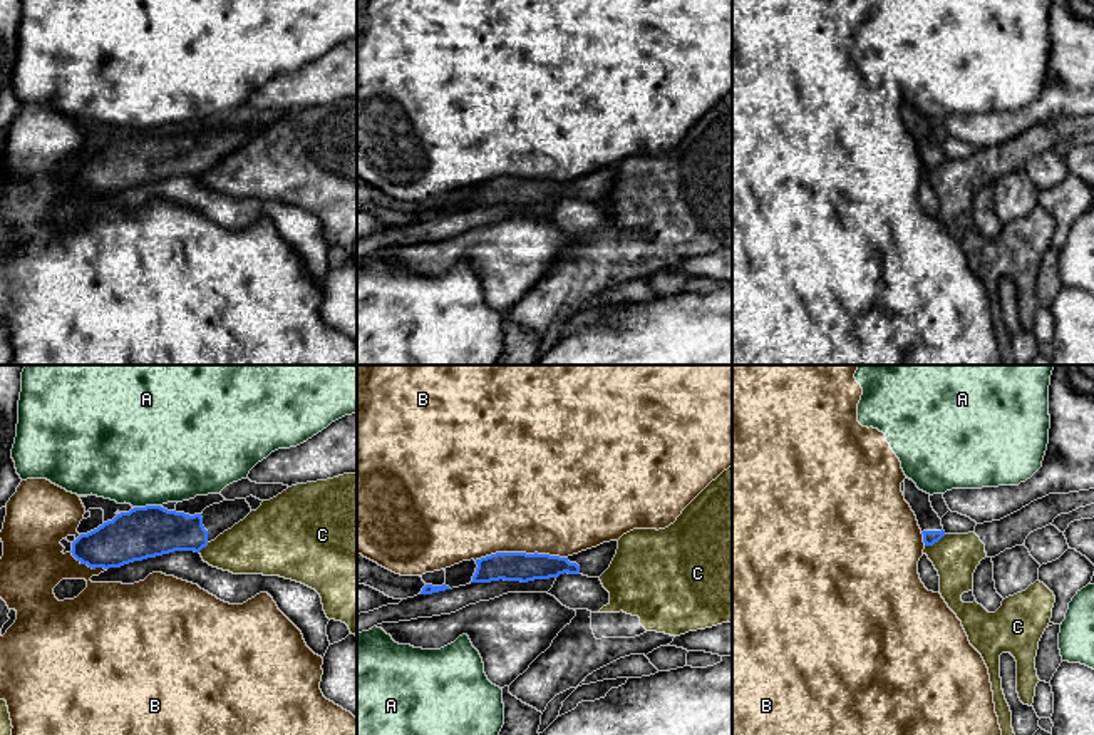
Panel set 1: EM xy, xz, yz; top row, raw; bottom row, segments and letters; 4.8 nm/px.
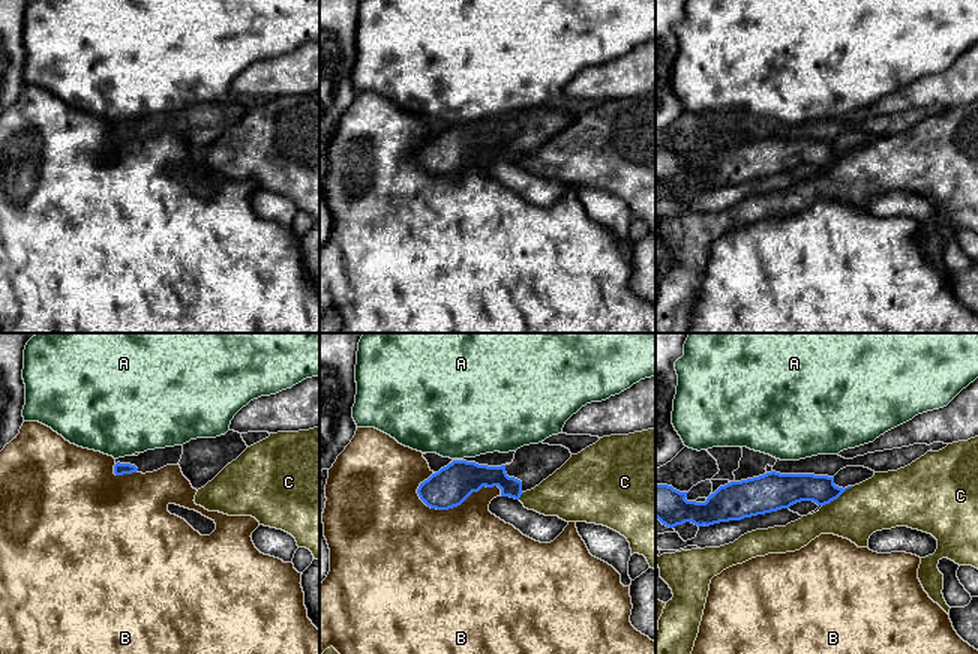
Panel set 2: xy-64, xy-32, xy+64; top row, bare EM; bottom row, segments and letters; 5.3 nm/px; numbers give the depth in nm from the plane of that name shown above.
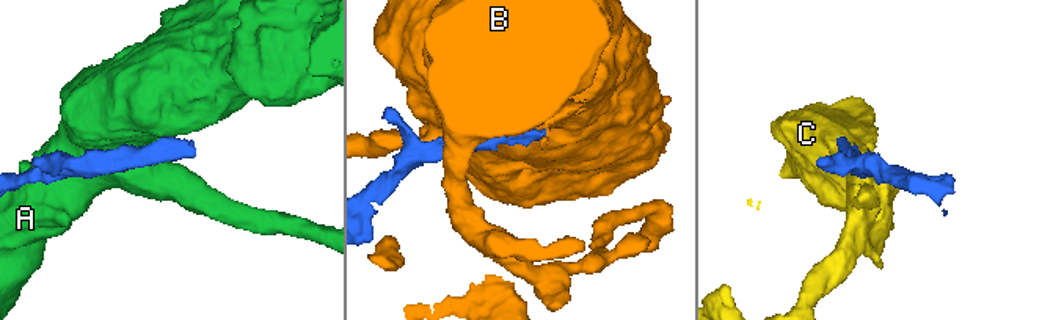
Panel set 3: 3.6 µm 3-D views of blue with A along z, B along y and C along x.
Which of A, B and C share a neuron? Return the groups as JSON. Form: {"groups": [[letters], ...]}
{"groups": [["A"], ["B"], ["C"]]}

